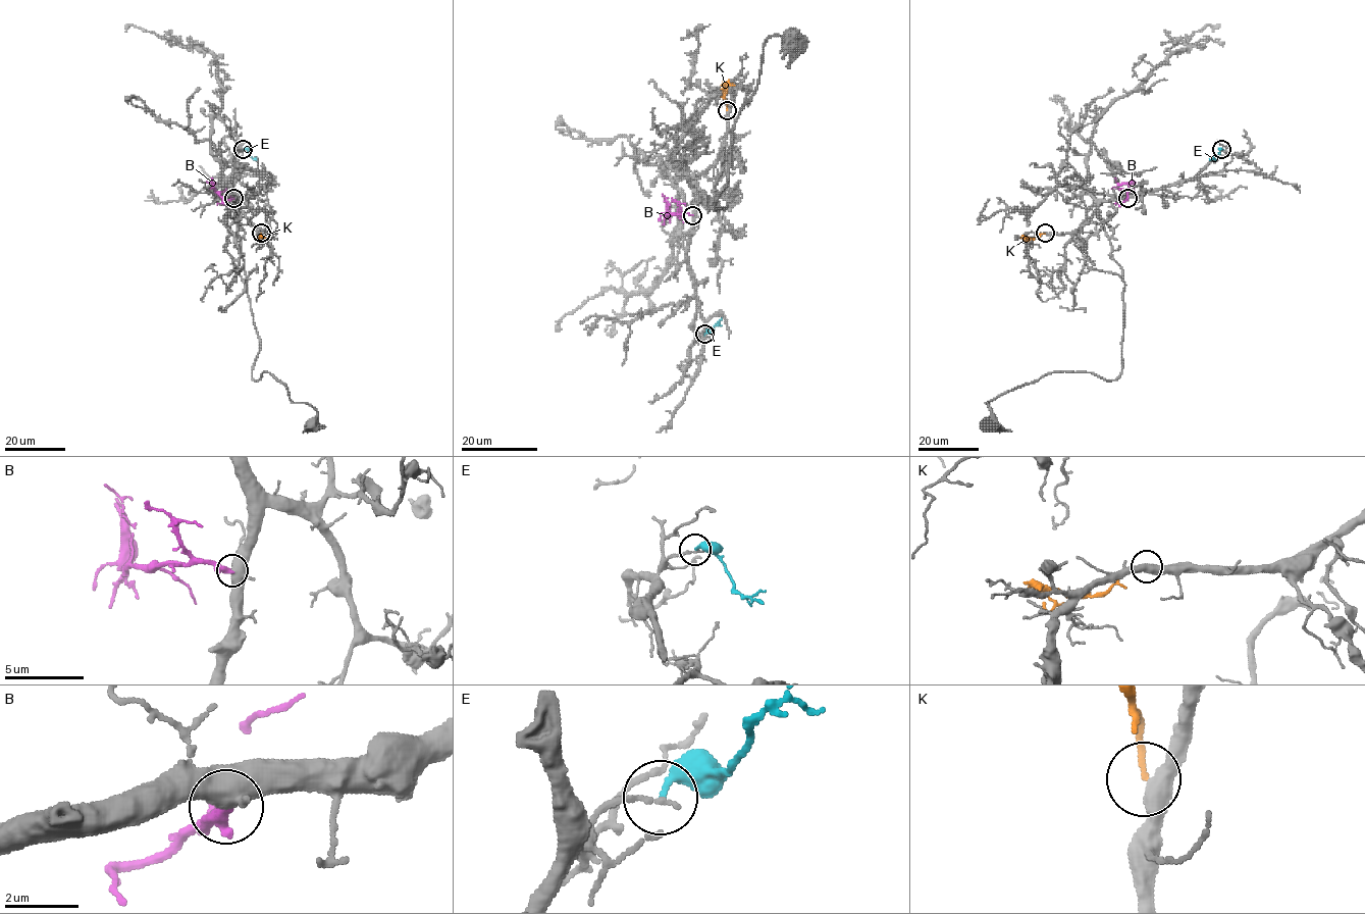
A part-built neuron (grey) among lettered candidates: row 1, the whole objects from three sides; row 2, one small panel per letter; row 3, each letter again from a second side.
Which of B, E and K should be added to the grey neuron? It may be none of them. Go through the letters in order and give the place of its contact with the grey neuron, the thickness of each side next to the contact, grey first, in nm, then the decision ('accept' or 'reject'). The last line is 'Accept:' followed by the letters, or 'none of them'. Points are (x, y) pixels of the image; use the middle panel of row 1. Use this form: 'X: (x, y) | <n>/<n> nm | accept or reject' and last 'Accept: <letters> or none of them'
B: (692, 215) | 480/360 nm | reject
E: (704, 334) | 140/280 nm | reject
K: (727, 110) | 440/150 nm | reject
Accept: none of them

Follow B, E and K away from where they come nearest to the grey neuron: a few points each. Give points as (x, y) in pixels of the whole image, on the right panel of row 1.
B: (1129, 198), (1127, 184), (1119, 184), (1114, 178)
E: (1221, 149), (1209, 159)
K: (1044, 233), (1026, 239)

